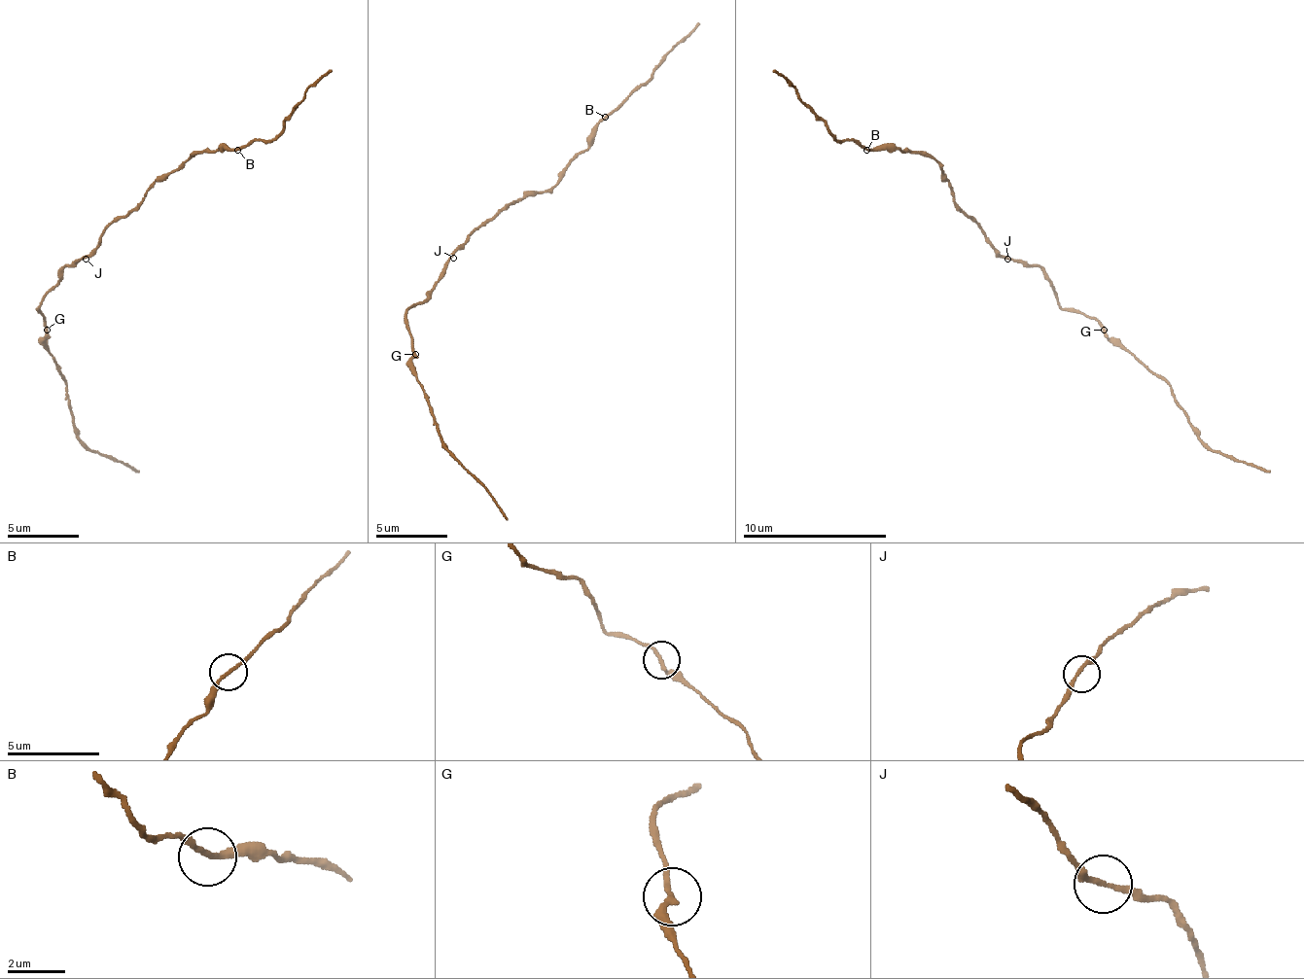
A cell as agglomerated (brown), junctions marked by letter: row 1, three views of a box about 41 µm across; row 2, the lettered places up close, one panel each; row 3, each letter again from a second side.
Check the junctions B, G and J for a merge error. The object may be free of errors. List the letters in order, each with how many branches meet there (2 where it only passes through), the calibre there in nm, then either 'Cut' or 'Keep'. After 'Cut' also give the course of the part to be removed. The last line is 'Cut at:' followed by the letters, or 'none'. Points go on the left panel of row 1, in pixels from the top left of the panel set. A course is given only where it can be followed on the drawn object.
B: Branches: 2. Thickness 170 nm. Keep
G: Branches: 2. Thickness 190 nm. Keep
J: Branches: 2. Thickness 190 nm. Keep
Cut at: none

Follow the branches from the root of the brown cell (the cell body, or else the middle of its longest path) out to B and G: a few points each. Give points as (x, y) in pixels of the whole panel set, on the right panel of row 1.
B: (1004, 259), (990, 236), (953, 200), (953, 190), (946, 183), (942, 168), (932, 157), (910, 150), (866, 150)
G: (1004, 259), (1037, 265), (1051, 283), (1054, 297), (1065, 308), (1079, 308), (1105, 331)

